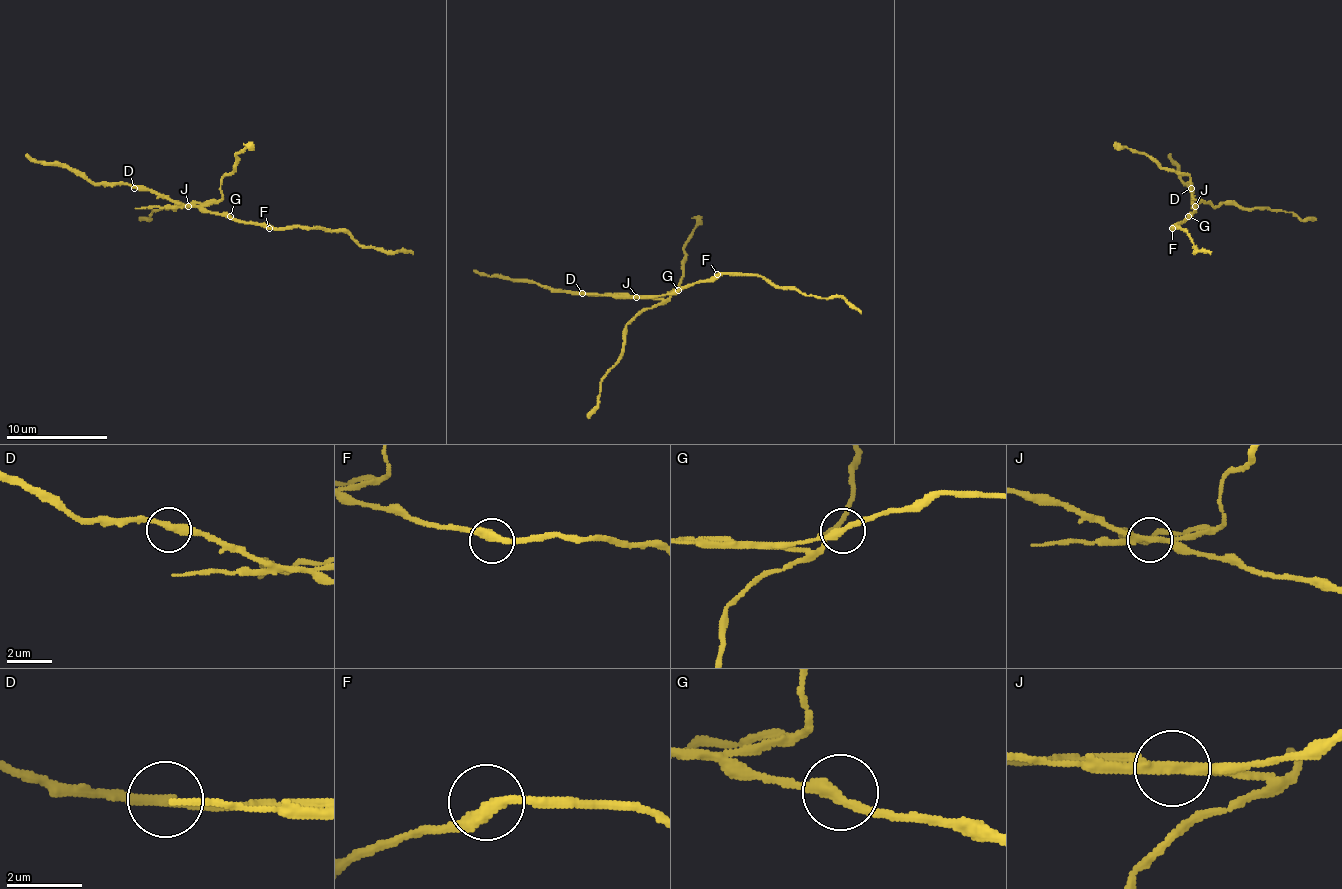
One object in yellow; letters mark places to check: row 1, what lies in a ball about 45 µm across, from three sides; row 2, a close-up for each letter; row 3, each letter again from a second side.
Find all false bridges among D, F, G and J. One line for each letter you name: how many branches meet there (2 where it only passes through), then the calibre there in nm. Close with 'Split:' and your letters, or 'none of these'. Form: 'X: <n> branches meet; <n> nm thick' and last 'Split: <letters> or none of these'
J: 2 branches meet; 280 nm thick
Split: J

